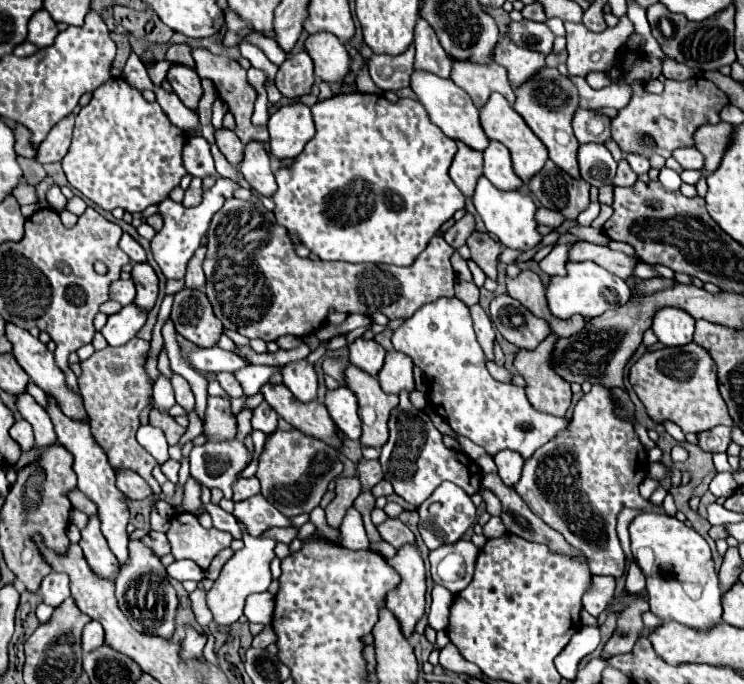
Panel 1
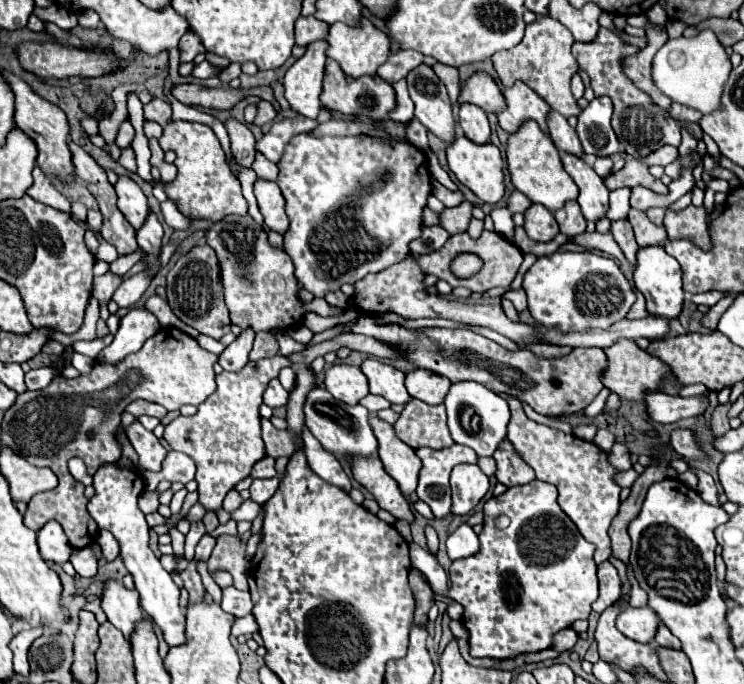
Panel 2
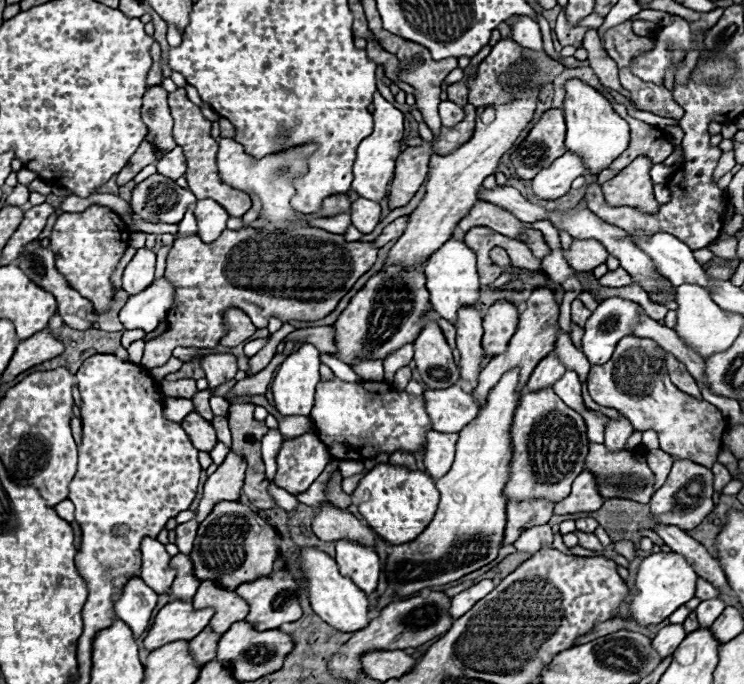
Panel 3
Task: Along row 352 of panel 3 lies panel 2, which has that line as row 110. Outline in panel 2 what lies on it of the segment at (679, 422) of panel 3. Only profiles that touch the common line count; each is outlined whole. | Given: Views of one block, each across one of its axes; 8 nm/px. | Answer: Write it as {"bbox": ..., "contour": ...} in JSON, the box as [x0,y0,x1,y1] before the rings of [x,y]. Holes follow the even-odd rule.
{"bbox":[572,28,680,158],"contour":[[[600,28],[598,38],[594,42],[582,44],[574,42],[572,54],[576,56],[580,70],[588,72],[592,78],[592,90],[596,96],[608,96],[612,98],[614,104],[614,114],[612,114],[612,130],[616,132],[624,152],[632,158],[644,158],[652,154],[652,150],[658,150],[660,146],[680,146],[680,124],[664,112],[660,106],[652,102],[648,94],[638,90],[632,80],[622,72],[624,58],[636,54],[636,46],[630,46],[624,38],[620,38],[616,32]]]}

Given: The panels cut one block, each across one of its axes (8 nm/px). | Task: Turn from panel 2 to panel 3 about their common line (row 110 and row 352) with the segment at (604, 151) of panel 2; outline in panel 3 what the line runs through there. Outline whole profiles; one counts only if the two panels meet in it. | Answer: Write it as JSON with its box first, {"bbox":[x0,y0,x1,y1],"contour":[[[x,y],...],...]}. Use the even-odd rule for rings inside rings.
{"bbox":[582,298,638,366],"contour":[[[606,298],[588,318],[584,336],[582,336],[582,352],[590,360],[590,364],[600,366],[608,362],[616,342],[628,334],[632,334],[632,324],[636,322],[638,304],[624,298]]]}

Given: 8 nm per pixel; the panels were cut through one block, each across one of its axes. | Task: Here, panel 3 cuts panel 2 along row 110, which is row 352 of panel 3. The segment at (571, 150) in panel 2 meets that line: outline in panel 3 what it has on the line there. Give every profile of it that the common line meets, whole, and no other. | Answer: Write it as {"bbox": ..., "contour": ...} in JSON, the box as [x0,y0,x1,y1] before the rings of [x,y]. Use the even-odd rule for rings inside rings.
{"bbox":[528,352,566,390],"contour":[[[550,352],[544,360],[540,360],[536,370],[532,372],[528,380],[528,390],[540,390],[540,388],[552,386],[564,372],[566,372],[566,366],[562,366],[556,352]]]}

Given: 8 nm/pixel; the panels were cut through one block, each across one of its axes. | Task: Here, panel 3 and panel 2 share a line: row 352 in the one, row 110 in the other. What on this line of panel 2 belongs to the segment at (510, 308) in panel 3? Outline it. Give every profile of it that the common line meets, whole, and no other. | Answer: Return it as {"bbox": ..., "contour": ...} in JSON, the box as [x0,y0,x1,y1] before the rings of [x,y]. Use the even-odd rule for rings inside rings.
{"bbox":[458,72,506,114],"contour":[[[474,72],[464,84],[462,84],[462,90],[460,90],[460,96],[458,96],[458,102],[464,104],[476,104],[480,106],[482,110],[486,112],[492,112],[492,114],[498,114],[498,110],[502,110],[506,104],[504,104],[504,96],[498,88],[498,84],[494,82],[494,78],[486,72]]]}

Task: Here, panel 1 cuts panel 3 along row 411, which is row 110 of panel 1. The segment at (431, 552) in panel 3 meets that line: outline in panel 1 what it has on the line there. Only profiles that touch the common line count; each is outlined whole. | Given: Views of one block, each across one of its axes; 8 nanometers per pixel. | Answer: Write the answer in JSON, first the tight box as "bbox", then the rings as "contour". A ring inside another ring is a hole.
{"bbox":[480,94,548,184],"contour":[[[492,94],[490,96],[490,100],[486,102],[486,106],[480,110],[480,124],[482,124],[482,128],[484,128],[484,132],[486,132],[488,138],[502,142],[510,150],[514,172],[516,172],[516,176],[524,184],[528,184],[530,178],[538,170],[542,170],[542,166],[548,160],[548,152],[544,150],[544,144],[540,142],[540,138],[536,138],[532,134],[532,130],[528,130],[528,126],[524,126],[524,120],[520,118],[520,114],[516,114],[516,110],[512,110],[512,106],[508,104],[508,100],[502,98],[502,94]]]}

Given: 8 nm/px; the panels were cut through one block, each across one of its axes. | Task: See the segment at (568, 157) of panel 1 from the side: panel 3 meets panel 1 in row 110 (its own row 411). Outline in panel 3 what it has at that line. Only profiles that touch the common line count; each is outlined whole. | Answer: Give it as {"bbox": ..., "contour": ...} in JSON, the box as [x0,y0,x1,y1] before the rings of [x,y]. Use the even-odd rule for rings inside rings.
{"bbox":[504,388,588,502],"contour":[[[542,388],[536,392],[522,394],[520,406],[512,424],[512,464],[510,480],[504,488],[508,500],[528,500],[528,498],[548,498],[558,502],[564,498],[576,478],[584,470],[584,460],[588,454],[586,426],[580,414],[568,408],[552,388]]]}

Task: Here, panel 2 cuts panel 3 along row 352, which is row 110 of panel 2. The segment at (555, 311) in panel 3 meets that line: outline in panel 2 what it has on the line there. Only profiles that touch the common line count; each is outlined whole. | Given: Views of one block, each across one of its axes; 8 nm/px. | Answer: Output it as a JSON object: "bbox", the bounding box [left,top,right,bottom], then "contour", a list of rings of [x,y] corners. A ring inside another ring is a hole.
{"bbox":[498,82,550,134],"contour":[[[514,82],[514,86],[506,88],[502,94],[506,98],[506,108],[498,114],[498,124],[502,130],[512,134],[524,120],[532,118],[544,132],[548,132],[546,116],[550,106],[532,88],[528,88],[524,82]]]}

